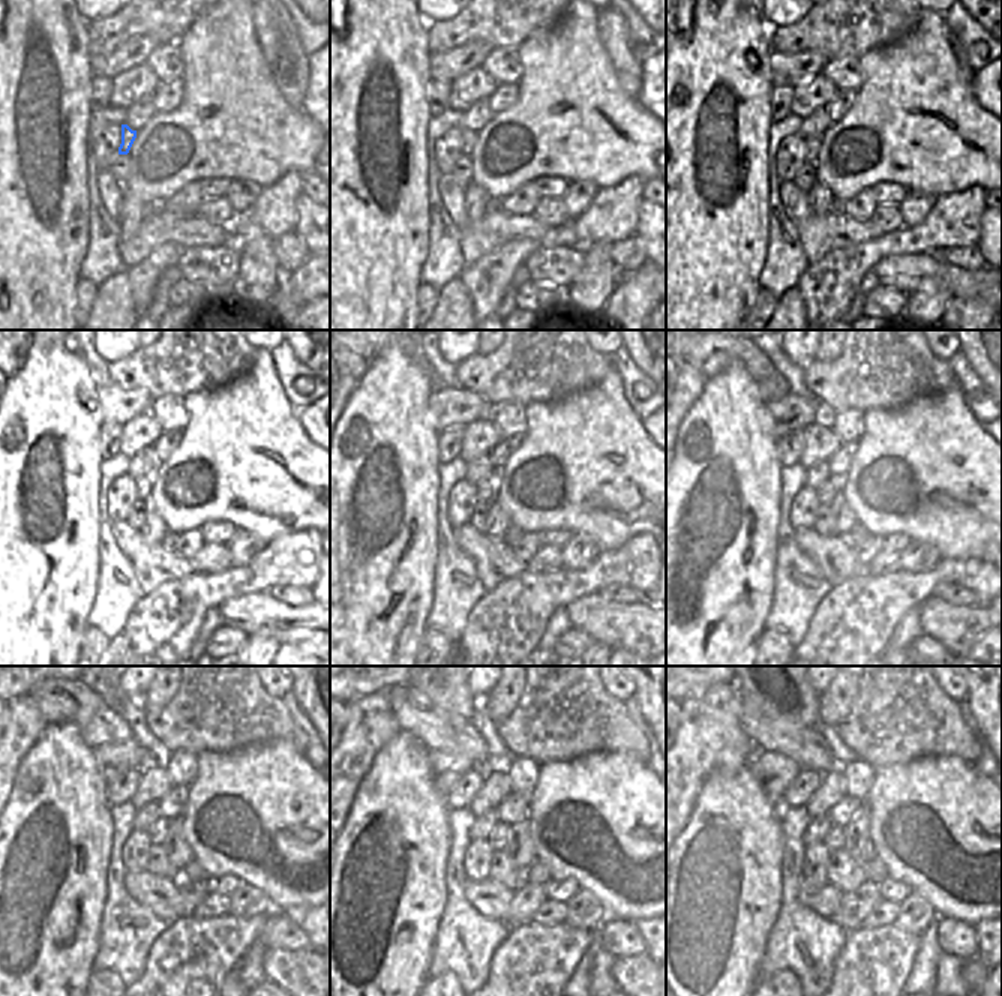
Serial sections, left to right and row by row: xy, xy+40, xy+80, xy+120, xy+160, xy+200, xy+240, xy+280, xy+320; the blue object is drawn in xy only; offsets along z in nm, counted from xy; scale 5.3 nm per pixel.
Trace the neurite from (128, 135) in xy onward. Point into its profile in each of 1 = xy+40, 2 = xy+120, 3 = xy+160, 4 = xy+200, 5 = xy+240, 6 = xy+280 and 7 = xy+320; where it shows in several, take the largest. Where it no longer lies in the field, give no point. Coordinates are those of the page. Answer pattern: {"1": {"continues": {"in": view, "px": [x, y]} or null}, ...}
{"1": {"continues": {"in": "xy+40", "px": [468, 137]}}, "2": {"continues": {"in": "xy+120", "px": [144, 483]}}, "3": {"continues": {"in": "xy+160", "px": [486, 489]}}, "4": {"continues": {"in": "xy+200", "px": [827, 492]}}, "5": {"continues": {"in": "xy+240", "px": [158, 833]}}, "6": {"continues": {"in": "xy+280", "px": [498, 836]}}, "7": {"continues": {"in": "xy+320", "px": [834, 840]}}}

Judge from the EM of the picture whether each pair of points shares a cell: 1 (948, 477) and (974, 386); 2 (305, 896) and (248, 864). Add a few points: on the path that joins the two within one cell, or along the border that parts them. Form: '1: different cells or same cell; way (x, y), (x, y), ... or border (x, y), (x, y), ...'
1: different cells; border (956, 384), (966, 407), (983, 426)
2: same cell; way (291, 887), (270, 866), (261, 866)

